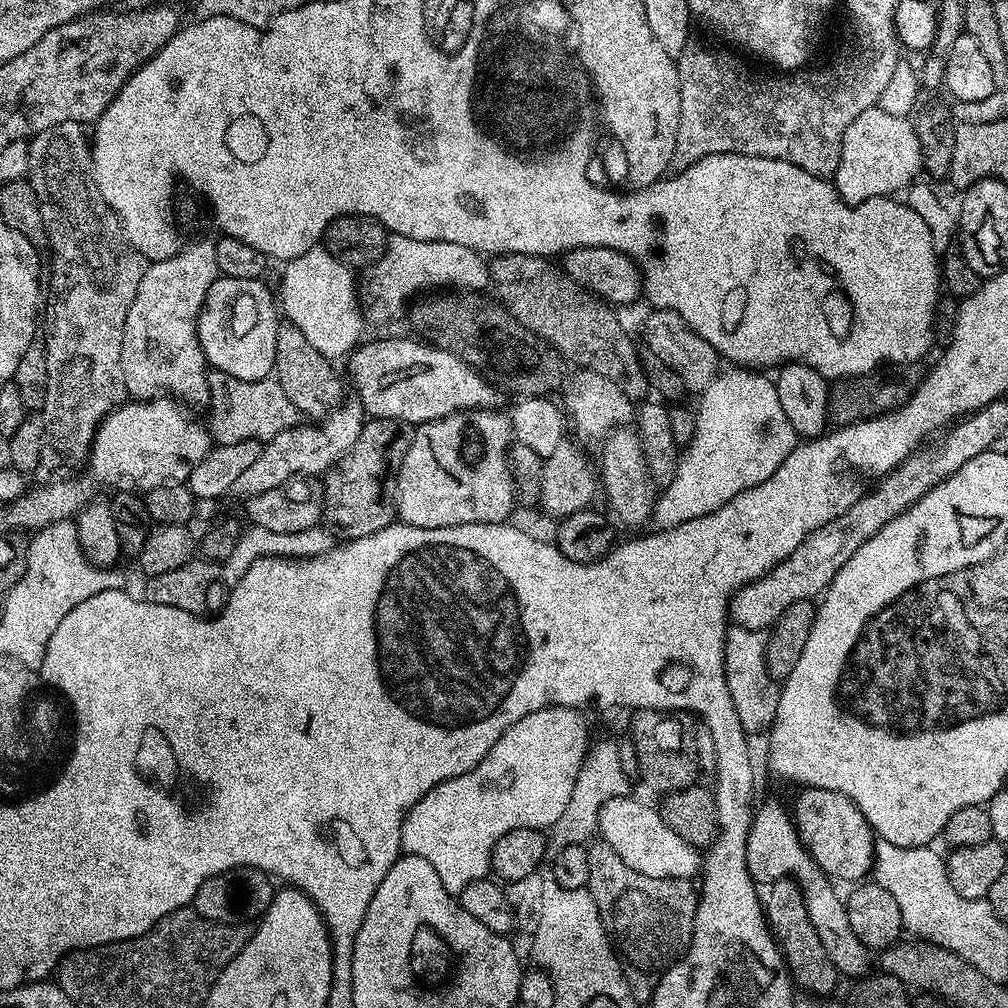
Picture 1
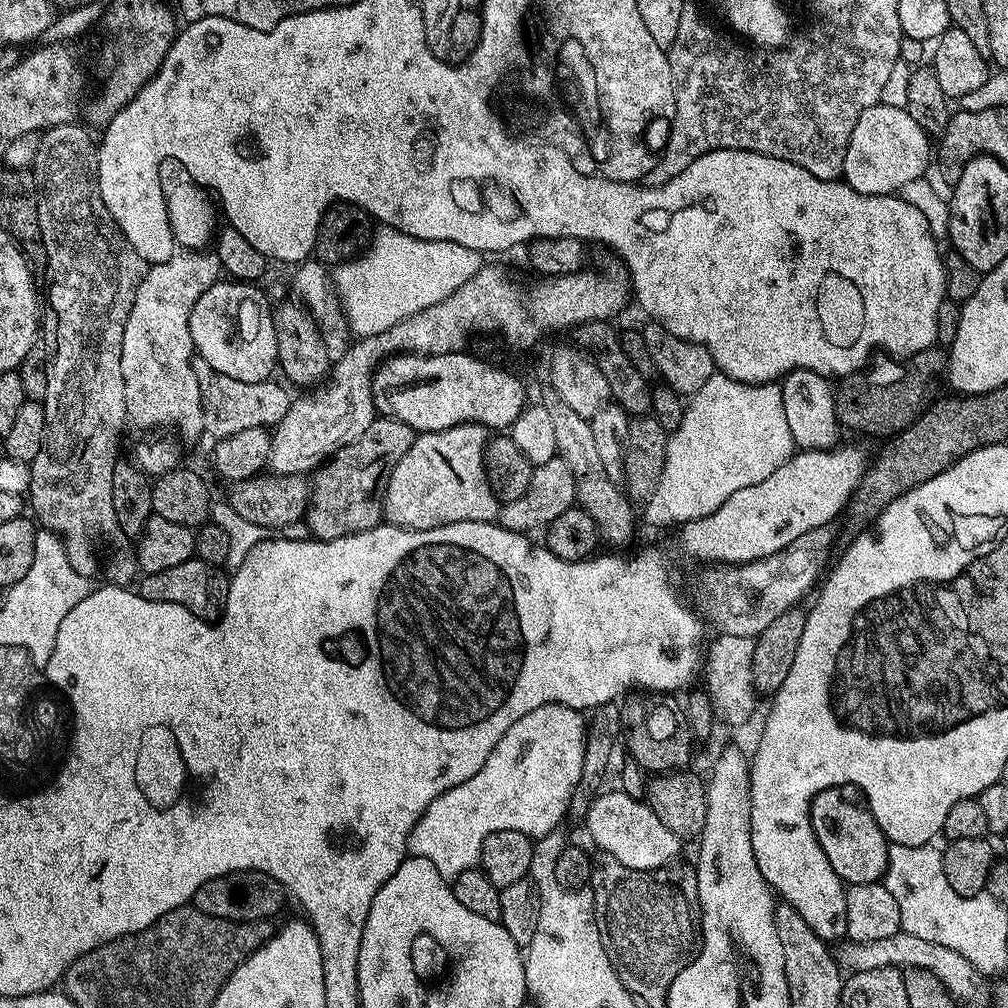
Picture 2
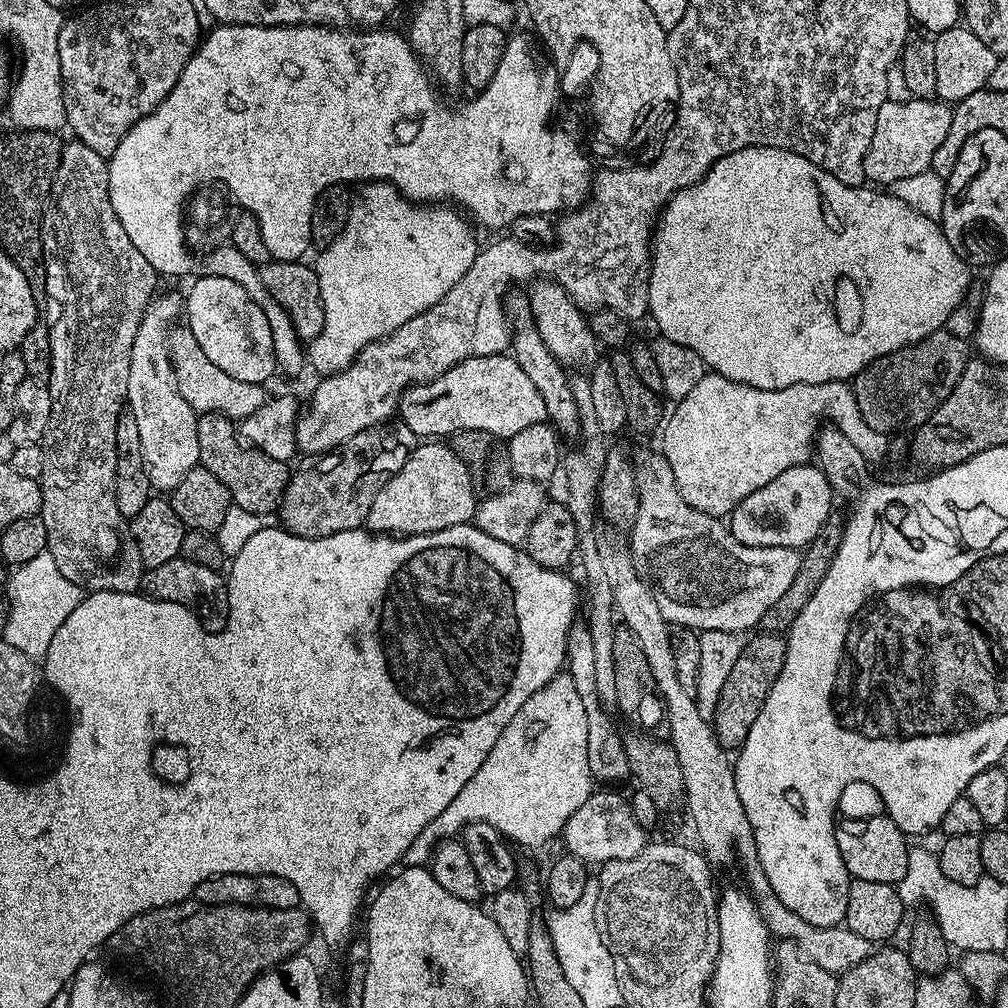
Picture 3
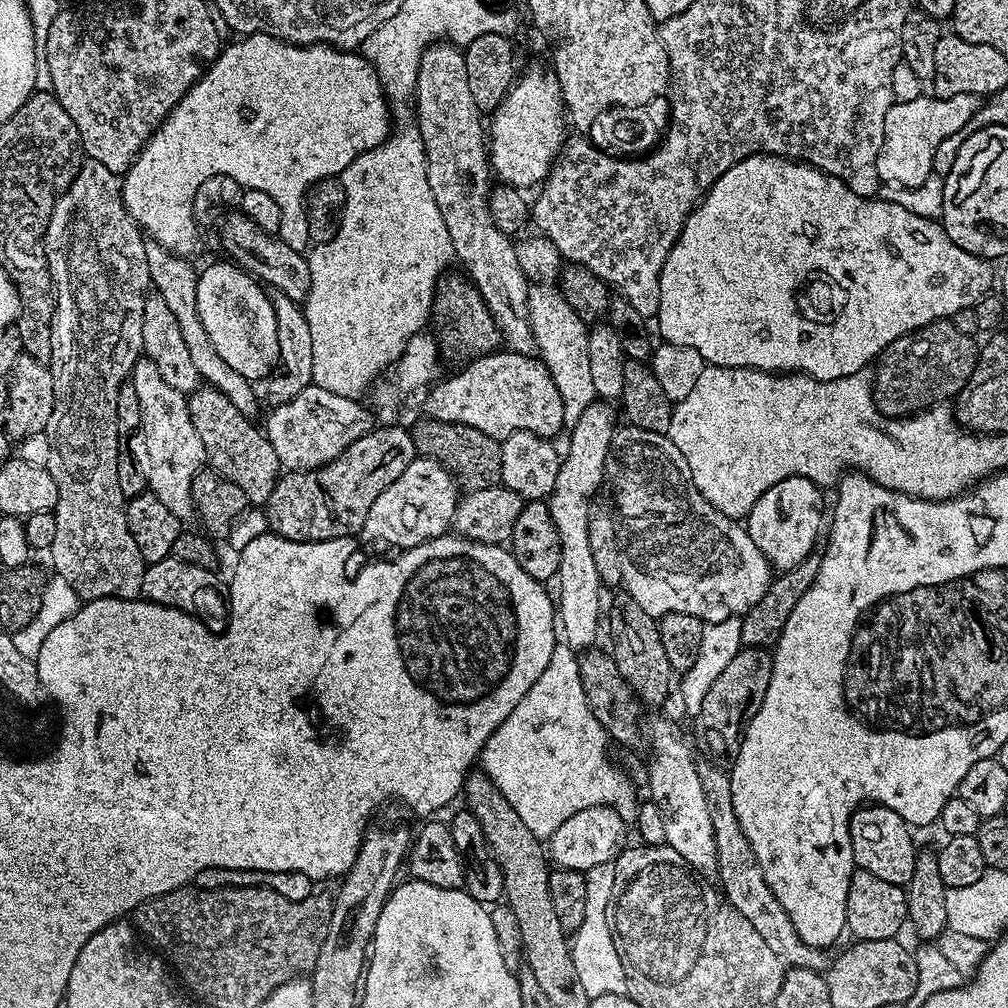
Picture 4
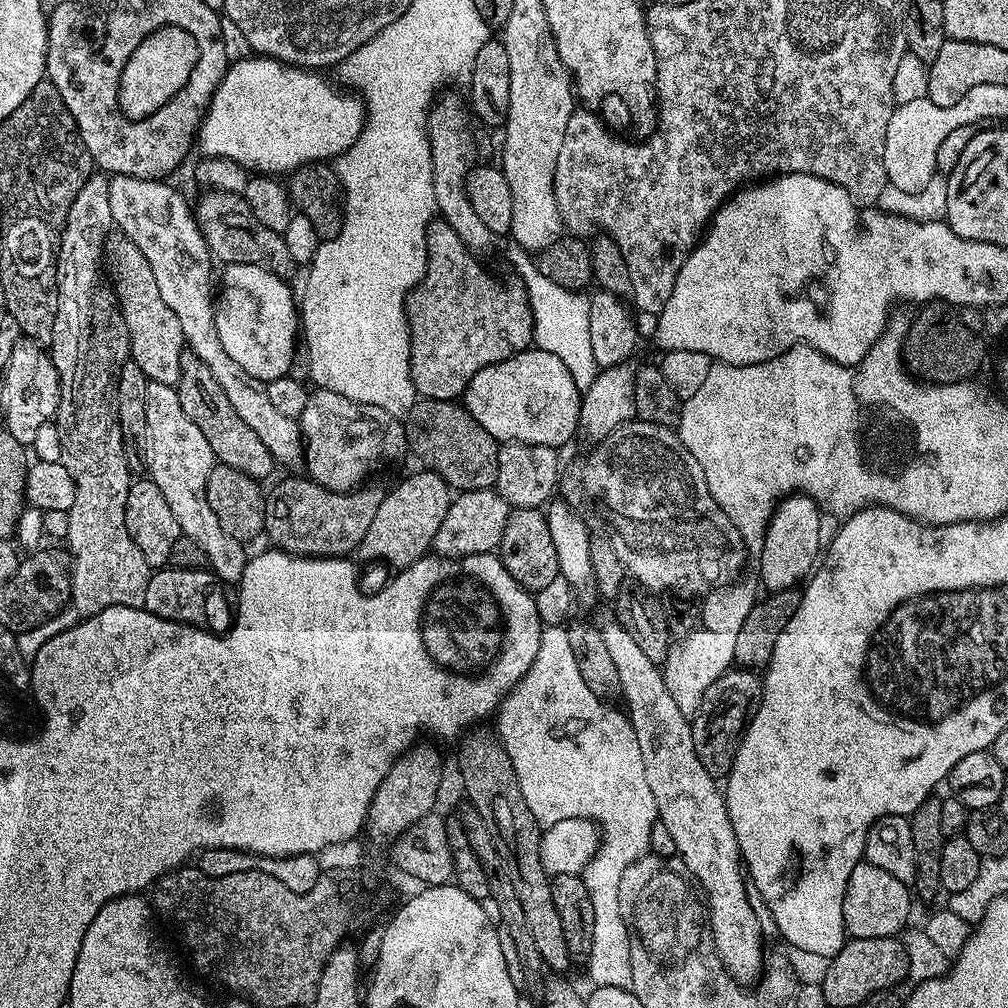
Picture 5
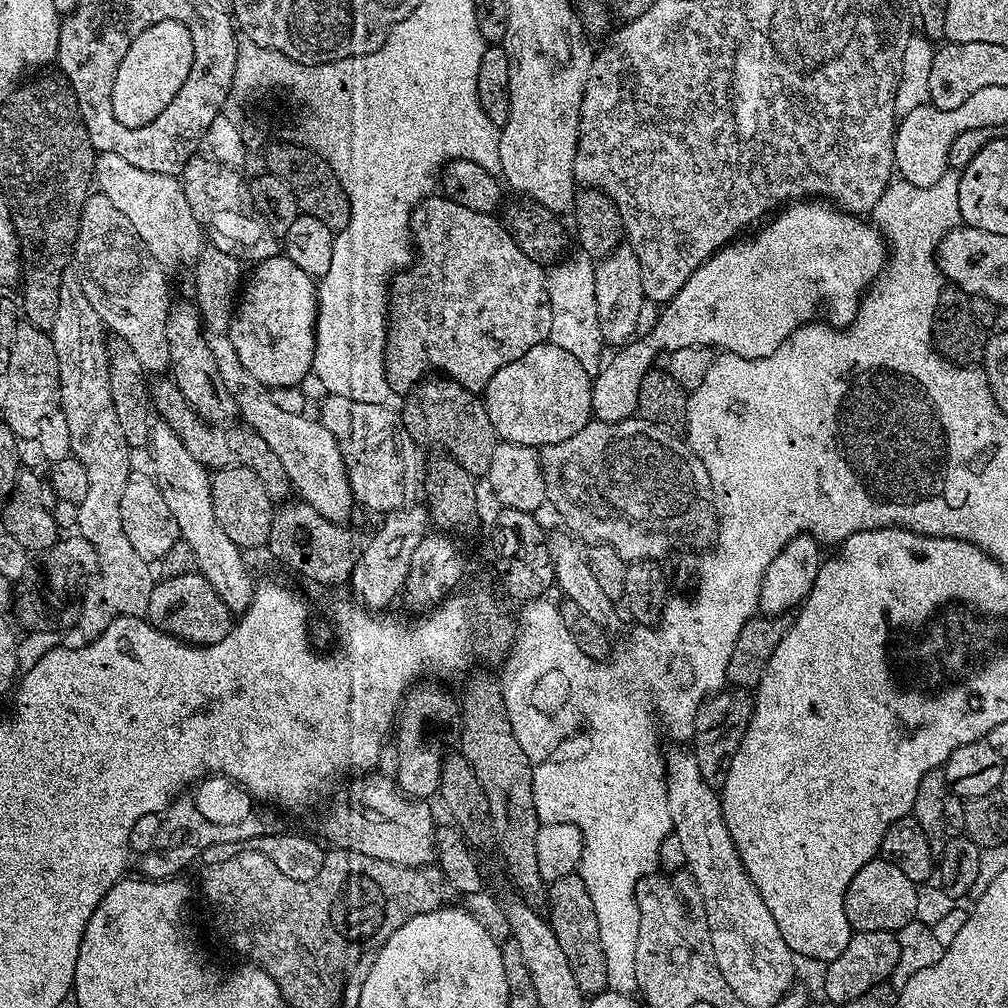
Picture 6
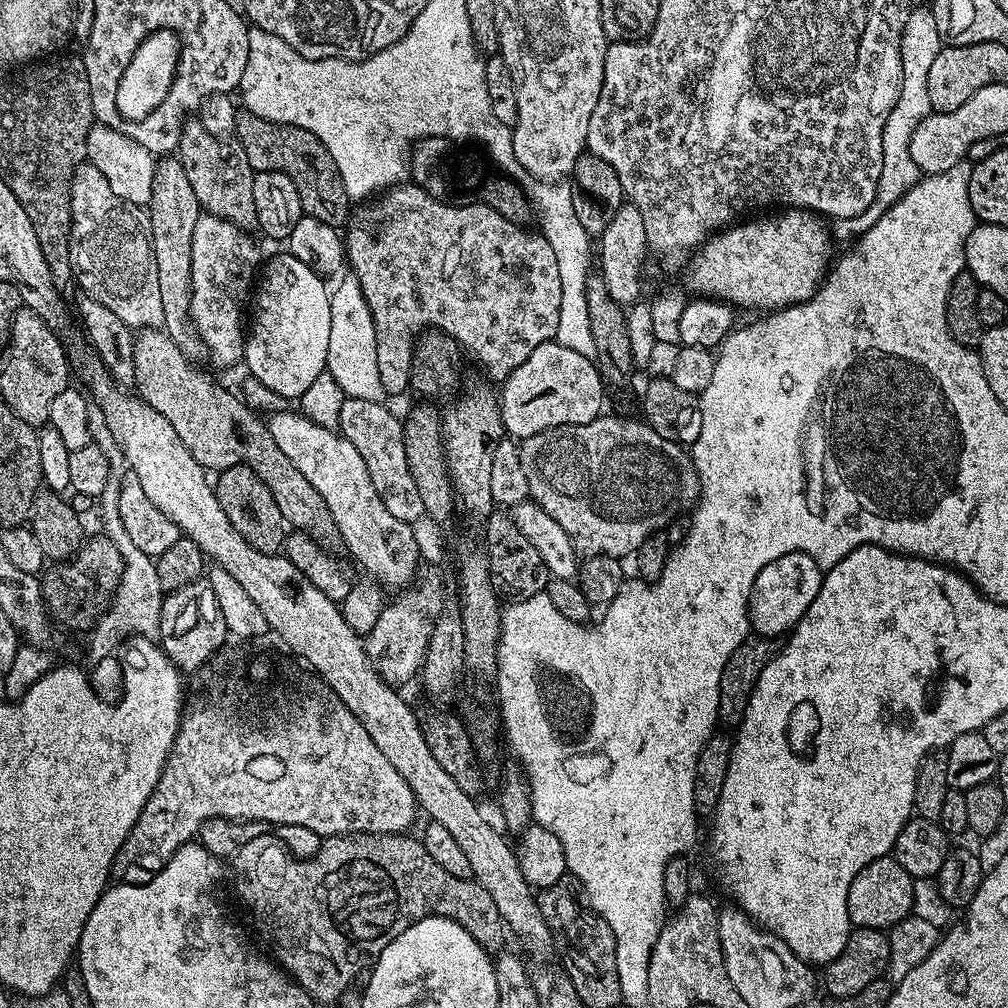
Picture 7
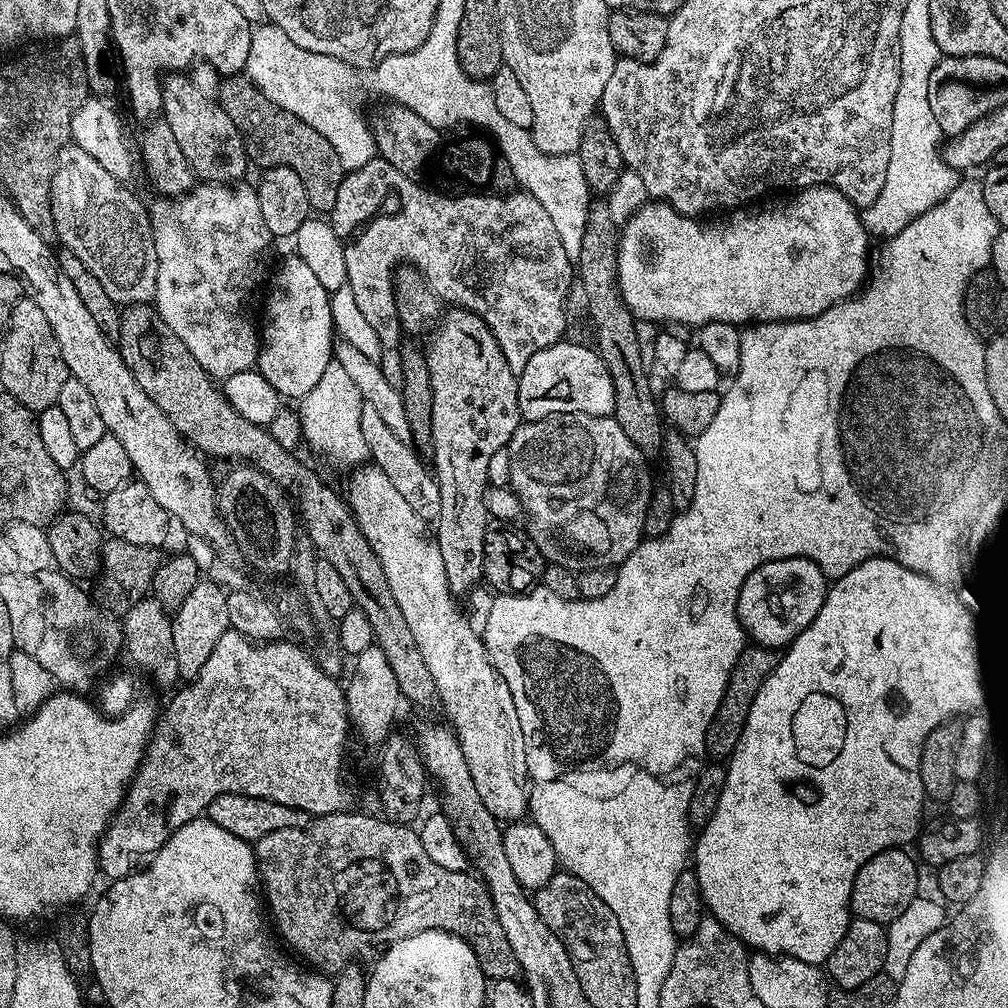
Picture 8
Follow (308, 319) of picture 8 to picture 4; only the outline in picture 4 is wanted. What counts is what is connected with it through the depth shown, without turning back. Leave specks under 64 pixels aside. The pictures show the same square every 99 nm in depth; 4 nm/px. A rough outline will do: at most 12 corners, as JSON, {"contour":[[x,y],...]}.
{"contour":[[235,262],[196,277],[210,346],[242,378],[280,364],[265,285]]}

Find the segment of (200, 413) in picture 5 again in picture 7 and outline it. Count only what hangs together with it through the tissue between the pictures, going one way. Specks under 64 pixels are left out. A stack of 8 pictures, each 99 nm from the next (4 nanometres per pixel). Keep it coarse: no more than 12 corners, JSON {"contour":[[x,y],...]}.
{"contour":[[157,159],[154,262],[163,331],[193,362],[190,242],[202,214],[182,162]]}

